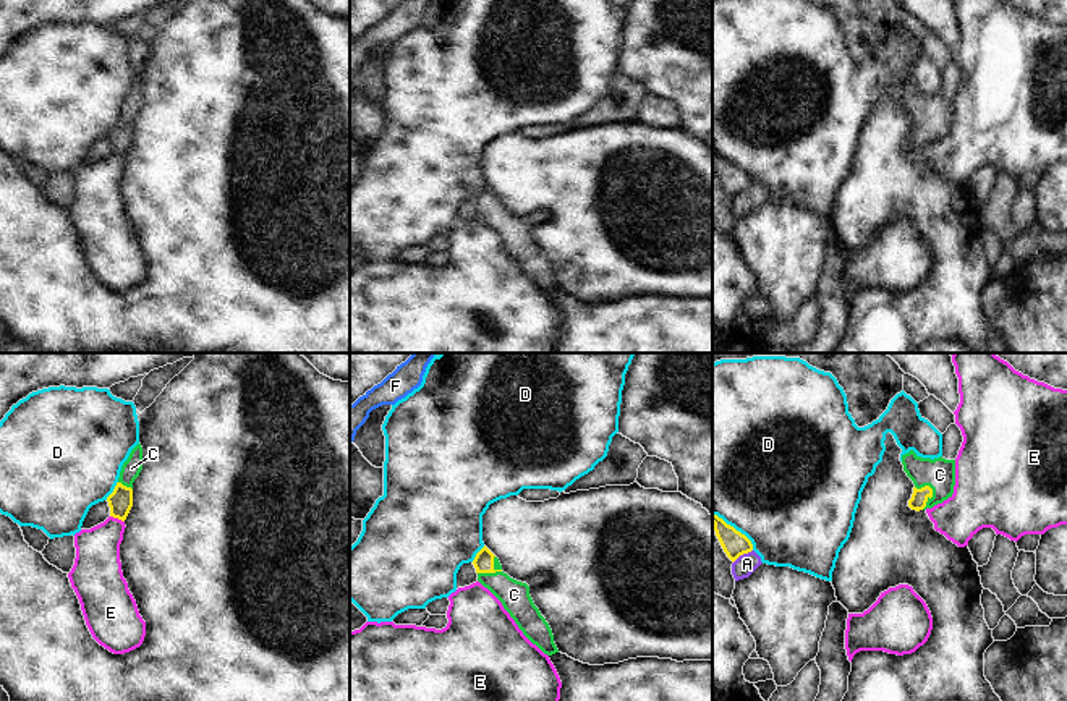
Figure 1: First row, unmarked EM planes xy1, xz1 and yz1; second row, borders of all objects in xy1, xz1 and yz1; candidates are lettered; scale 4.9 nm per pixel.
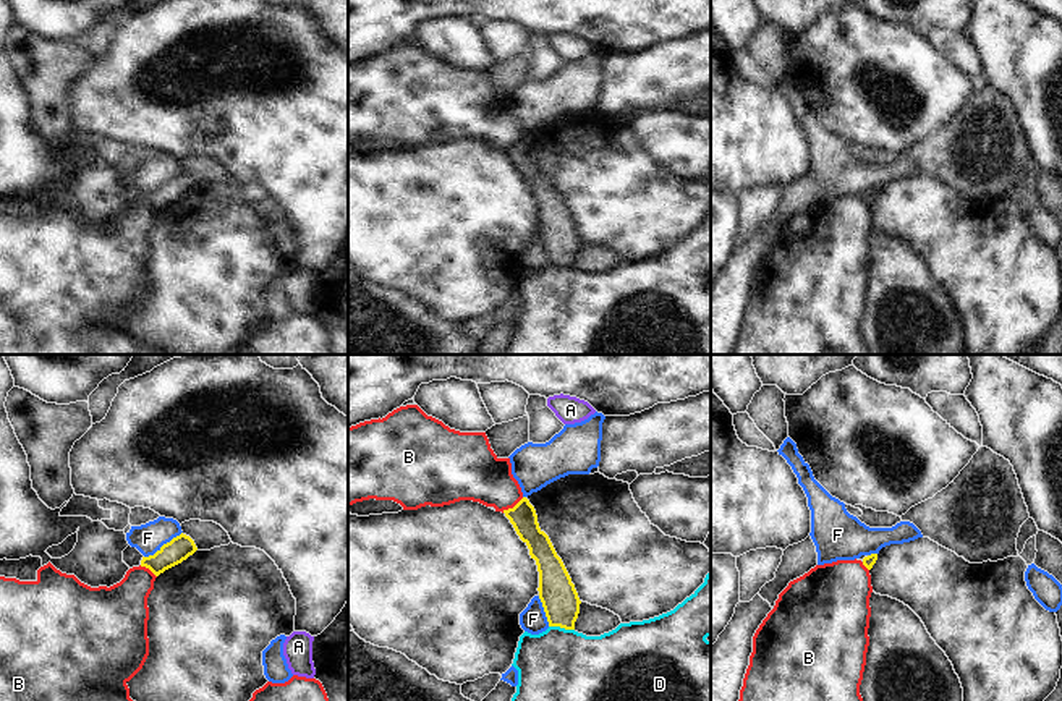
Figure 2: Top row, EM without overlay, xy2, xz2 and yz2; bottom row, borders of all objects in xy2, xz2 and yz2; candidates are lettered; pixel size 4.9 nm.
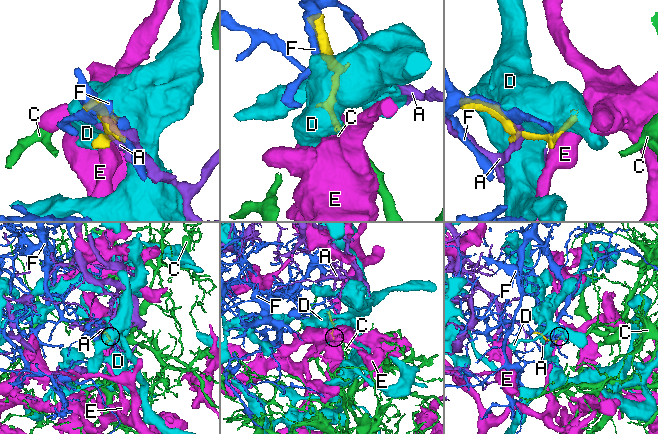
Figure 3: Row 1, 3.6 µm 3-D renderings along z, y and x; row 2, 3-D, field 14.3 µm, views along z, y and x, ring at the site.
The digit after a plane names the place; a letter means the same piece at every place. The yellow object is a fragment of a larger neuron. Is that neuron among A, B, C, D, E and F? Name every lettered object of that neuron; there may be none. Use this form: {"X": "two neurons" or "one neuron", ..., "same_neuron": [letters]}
{"A": "two neurons", "B": "two neurons", "C": "one neuron", "D": "two neurons", "E": "two neurons", "F": "two neurons", "same_neuron": ["C"]}

